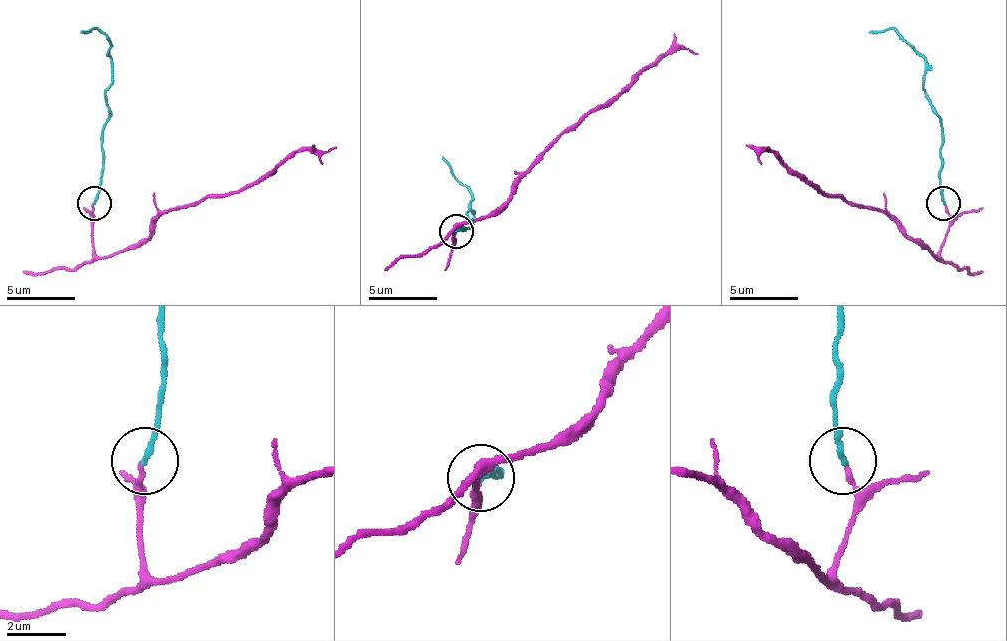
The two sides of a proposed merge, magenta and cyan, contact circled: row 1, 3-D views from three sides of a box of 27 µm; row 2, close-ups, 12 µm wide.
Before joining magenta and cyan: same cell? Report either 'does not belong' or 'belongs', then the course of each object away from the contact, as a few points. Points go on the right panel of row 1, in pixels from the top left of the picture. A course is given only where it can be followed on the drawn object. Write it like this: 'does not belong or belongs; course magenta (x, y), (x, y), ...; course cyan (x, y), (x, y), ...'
belongs; course magenta (944, 202), (944, 246), (937, 256), (924, 249), (879, 212), (808, 185), (780, 157), (760, 151), (767, 147); course cyan (944, 202), (941, 120), (924, 89), (924, 59), (890, 28), (869, 31)

